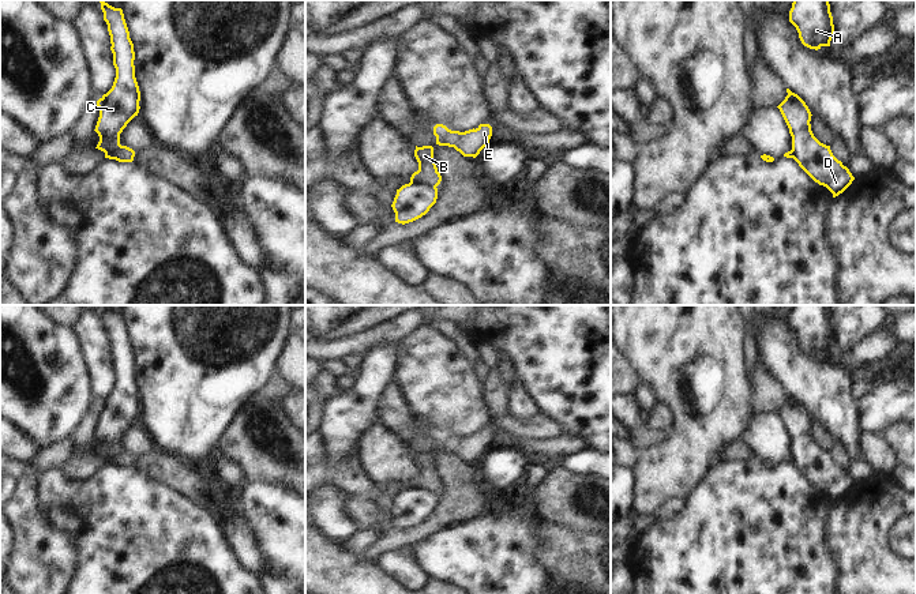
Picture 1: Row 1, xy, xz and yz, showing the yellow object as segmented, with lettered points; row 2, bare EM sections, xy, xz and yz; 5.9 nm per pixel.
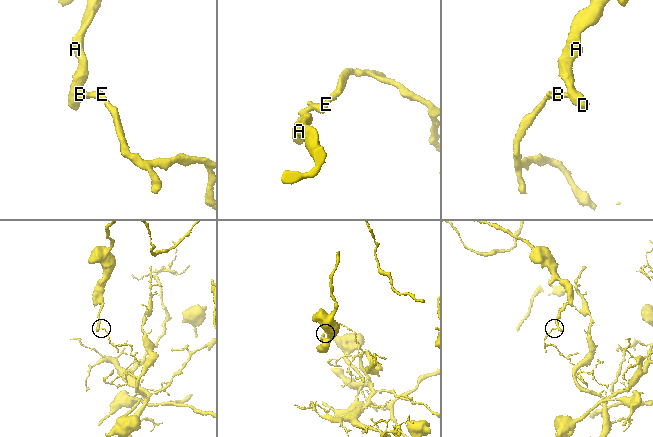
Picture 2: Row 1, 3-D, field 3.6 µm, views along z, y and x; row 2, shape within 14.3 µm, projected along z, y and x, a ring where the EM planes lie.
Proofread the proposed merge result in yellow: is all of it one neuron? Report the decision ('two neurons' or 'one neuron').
two neurons

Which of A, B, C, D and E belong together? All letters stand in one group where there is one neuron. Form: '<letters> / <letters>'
A C D / B E

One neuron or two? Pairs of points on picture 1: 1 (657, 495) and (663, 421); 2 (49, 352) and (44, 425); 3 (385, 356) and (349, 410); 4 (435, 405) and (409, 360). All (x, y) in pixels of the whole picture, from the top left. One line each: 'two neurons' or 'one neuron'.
1: two neurons
2: one neuron
3: one neuron
4: one neuron

